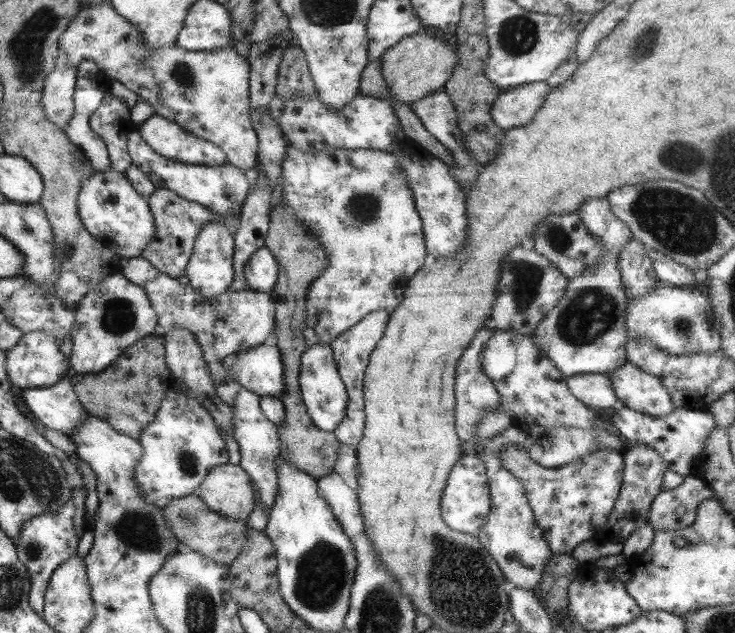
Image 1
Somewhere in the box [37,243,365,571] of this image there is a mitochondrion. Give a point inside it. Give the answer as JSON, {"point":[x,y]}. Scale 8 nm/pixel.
{"point":[138,530]}

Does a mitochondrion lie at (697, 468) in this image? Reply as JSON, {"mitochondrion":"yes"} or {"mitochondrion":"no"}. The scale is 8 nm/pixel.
{"mitochondrion":"no"}

